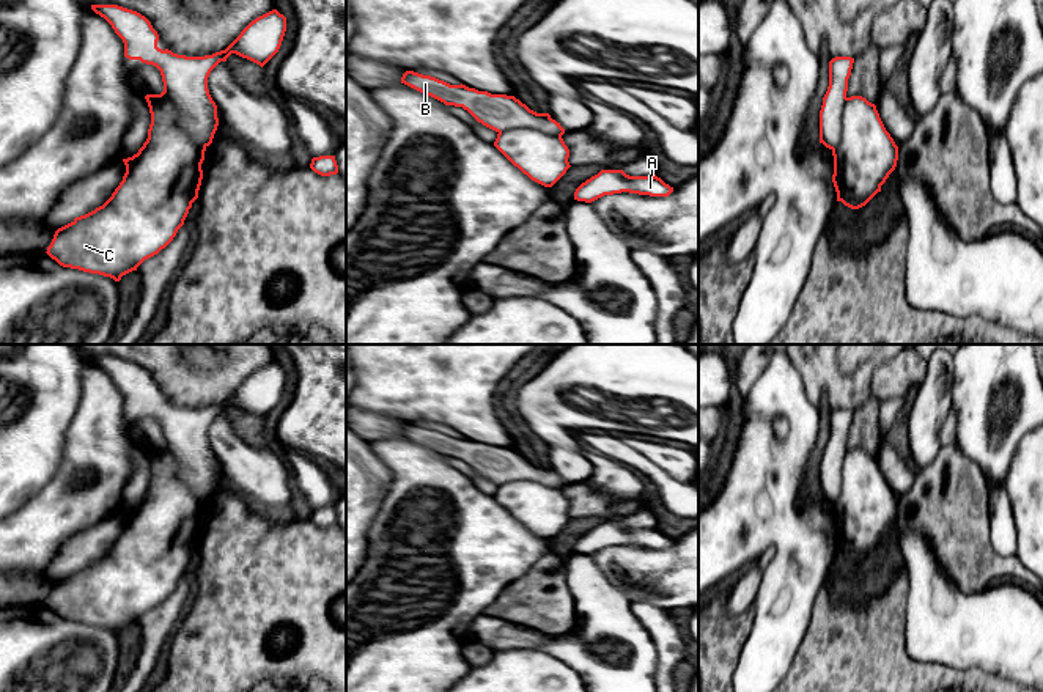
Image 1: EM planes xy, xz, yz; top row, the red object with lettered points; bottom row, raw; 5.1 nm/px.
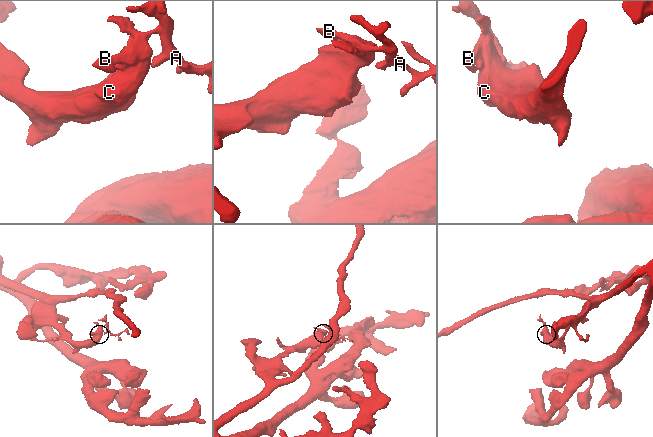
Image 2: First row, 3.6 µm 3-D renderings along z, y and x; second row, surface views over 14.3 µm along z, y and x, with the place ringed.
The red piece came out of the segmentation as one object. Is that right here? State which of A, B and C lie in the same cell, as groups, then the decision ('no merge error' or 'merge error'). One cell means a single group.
A B / C | merge error

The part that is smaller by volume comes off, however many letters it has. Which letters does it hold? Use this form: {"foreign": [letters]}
{"foreign": ["A", "B"]}

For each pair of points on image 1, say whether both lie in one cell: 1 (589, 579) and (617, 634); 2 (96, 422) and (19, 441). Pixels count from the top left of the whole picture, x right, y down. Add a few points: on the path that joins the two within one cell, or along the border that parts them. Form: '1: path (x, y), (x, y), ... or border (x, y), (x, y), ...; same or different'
1: path (593, 593), (604, 620); same
2: border (82, 397), (66, 428), (62, 463), (58, 466); different

